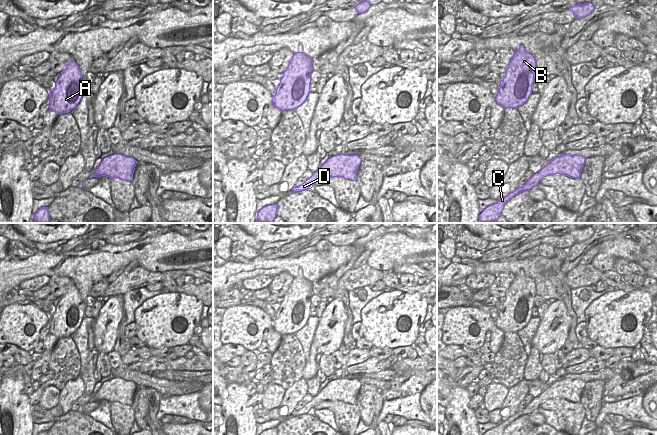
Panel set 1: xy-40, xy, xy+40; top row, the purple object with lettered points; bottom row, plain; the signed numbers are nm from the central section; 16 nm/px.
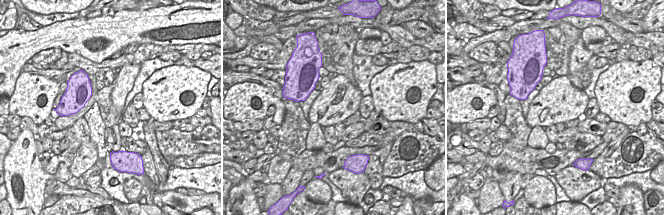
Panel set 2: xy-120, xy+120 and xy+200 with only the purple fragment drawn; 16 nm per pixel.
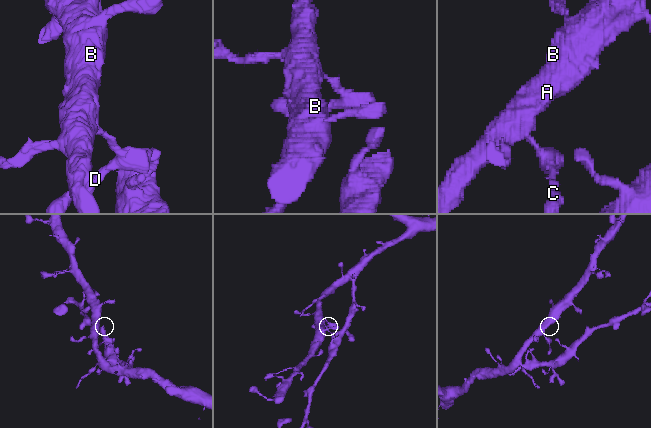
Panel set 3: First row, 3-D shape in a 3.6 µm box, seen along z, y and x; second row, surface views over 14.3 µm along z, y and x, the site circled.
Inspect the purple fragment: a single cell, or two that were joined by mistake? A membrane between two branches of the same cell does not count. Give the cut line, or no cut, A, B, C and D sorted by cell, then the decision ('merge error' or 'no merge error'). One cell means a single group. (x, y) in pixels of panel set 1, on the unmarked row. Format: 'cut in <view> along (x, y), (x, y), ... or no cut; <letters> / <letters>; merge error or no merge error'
cut in xy along (321, 390), (326, 399); A B / C D; merge error

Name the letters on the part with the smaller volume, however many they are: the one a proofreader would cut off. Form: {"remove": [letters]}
{"remove": ["C", "D"]}

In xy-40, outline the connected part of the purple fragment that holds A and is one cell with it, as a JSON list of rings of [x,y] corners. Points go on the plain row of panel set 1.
[[[73,283],[61,296],[53,316],[49,316],[49,333],[58,339],[68,337],[80,326],[86,303],[81,299],[79,290]]]

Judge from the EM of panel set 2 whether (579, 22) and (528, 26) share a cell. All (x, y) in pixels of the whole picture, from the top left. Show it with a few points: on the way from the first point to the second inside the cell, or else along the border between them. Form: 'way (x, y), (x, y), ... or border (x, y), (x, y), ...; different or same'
way (566, 20), (541, 24); same

